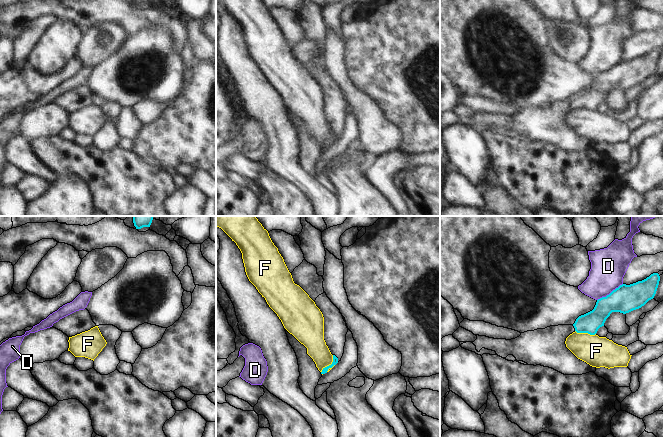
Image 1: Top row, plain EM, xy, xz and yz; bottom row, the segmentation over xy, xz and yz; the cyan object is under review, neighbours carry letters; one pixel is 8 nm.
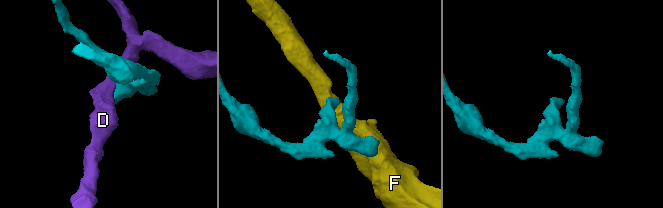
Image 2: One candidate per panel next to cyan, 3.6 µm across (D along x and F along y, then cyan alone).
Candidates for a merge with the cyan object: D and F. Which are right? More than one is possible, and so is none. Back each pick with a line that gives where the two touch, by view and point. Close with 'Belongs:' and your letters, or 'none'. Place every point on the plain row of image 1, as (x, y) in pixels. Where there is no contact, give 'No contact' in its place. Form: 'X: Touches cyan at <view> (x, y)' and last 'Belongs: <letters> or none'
Belongs: none.

